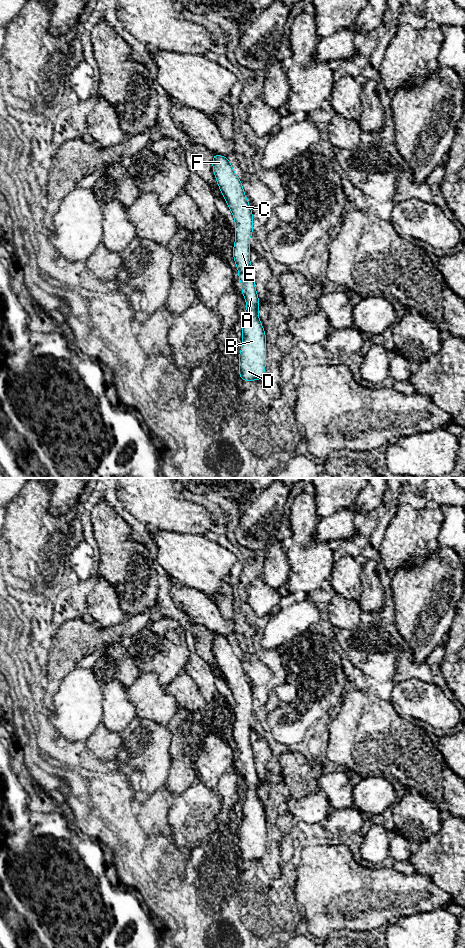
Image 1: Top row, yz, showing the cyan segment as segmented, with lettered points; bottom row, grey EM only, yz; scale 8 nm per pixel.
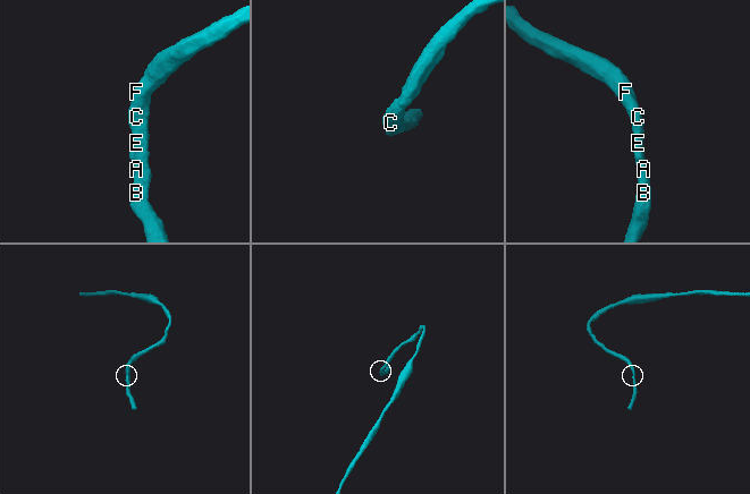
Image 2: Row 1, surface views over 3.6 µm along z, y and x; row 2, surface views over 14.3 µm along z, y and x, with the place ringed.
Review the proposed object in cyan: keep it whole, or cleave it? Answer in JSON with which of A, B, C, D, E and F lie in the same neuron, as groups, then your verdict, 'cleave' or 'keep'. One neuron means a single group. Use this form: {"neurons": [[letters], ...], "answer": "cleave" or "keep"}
{"neurons": [["A", "B", "C", "D", "E", "F"]], "answer": "keep"}

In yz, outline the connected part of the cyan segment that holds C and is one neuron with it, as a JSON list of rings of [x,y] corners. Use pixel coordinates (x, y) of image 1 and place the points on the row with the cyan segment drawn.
[[[212,153],[212,168],[219,189],[232,212],[235,221],[233,259],[238,269],[247,310],[243,316],[243,339],[239,351],[239,376],[242,381],[260,381],[266,367],[266,334],[258,316],[260,302],[254,283],[252,264],[249,258],[249,240],[253,235],[253,214],[244,193],[242,182],[234,172],[229,159]]]

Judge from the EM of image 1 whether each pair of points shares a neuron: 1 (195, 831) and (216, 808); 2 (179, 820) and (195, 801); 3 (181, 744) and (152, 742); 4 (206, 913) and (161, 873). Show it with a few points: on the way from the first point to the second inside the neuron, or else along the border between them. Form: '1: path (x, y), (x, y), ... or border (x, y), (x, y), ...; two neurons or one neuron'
1: path (199, 825), (210, 814); one neuron
2: path (184, 815), (193, 806); one neuron
3: border (165, 725), (171, 737), (169, 767); two neurons
4: path (195, 902), (181, 893), (172, 884); one neuron

